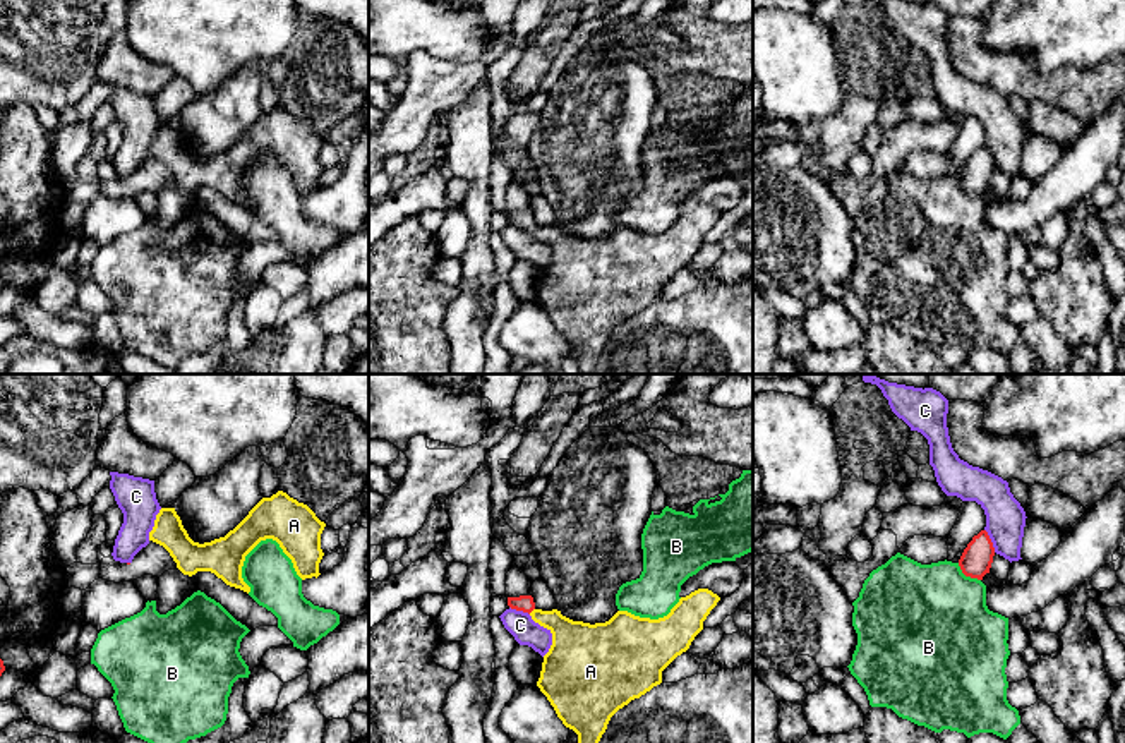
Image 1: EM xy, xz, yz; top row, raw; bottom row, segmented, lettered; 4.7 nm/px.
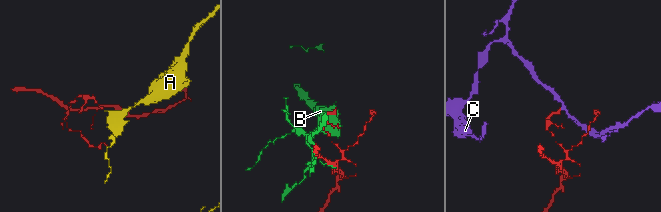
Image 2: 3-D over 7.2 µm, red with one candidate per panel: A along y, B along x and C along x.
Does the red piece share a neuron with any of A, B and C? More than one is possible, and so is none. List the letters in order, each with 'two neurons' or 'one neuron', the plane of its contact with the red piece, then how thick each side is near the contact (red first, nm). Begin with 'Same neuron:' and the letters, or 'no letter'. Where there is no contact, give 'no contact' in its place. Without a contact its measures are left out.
Same neuron: A
A: one neuron; meets red in xz; 80 nm thick on the red side, 200 nm on the other
B: two neurons; meets red in yz; 150 nm thick on the red side, 480 nm on the other
C: two neurons; meets red in yz; 150 nm thick on the red side, 190 nm on the other

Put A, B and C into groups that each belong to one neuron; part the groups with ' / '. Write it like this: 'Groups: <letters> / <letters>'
Groups: A / B / C

